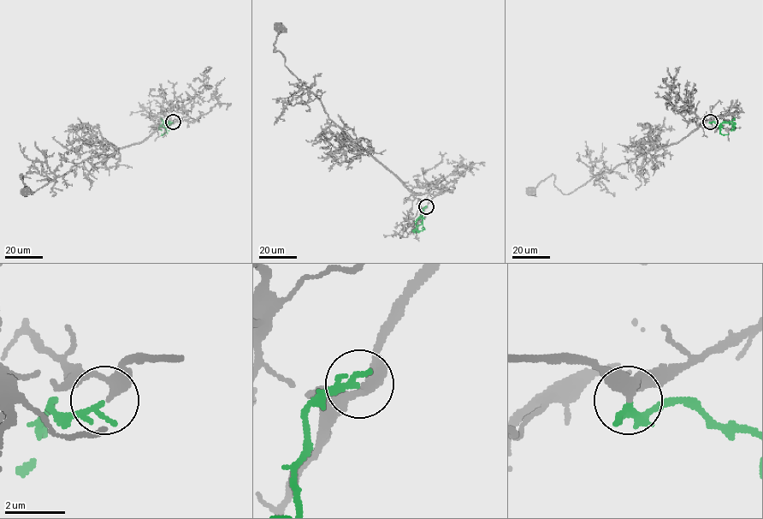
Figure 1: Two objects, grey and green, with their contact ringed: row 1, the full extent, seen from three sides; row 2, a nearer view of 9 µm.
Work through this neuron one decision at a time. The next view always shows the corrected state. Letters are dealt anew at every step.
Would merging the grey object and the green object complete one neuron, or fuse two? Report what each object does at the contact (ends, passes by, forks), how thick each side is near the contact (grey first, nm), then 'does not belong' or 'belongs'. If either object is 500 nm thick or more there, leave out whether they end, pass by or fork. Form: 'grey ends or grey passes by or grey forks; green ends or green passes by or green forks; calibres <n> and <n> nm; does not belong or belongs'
grey passes by; green ends; calibres 280 and 240 nm; belongs

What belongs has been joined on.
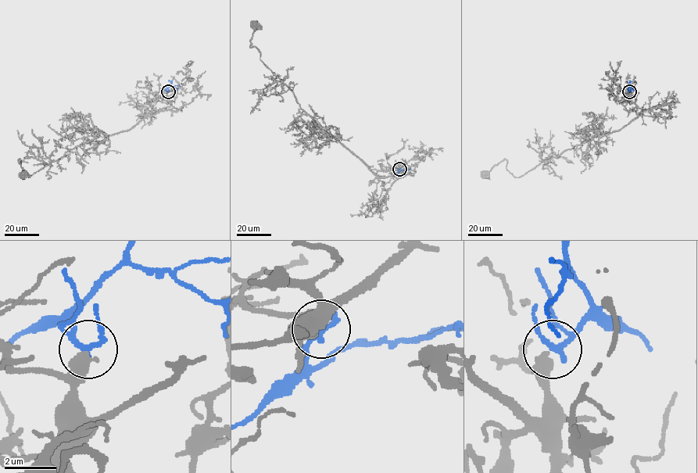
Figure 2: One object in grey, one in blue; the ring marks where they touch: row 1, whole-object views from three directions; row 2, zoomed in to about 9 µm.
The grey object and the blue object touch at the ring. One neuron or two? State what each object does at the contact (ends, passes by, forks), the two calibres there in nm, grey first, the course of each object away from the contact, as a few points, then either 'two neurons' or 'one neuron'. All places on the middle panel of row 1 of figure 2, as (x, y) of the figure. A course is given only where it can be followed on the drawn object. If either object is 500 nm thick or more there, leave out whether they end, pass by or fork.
grey ends | blue forks | 480/180 nm | grey via (399, 169), (402, 177), (379, 177), (331, 137), (260, 59), (260, 51), (251, 47), (254, 28), (256, 30) | blue via (399, 170), (399, 171), (409, 170) | one neuron

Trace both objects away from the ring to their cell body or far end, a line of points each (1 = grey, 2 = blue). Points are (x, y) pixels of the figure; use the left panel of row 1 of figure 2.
1: (167, 91), (170, 106), (128, 130), (107, 137), (99, 130), (98, 137), (28, 177), (19, 159), (25, 179)
2: (167, 91), (170, 86), (177, 91)

